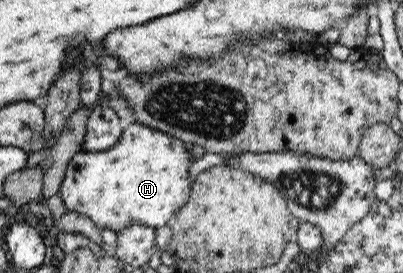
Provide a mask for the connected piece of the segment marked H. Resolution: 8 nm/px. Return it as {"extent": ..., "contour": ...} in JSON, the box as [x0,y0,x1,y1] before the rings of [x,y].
{"extent":[60,123,196,232],"contour":[[[142,123],[129,125],[113,148],[101,152],[79,151],[66,165],[60,196],[67,210],[87,218],[100,231],[124,232],[126,228],[141,224],[150,228],[160,228],[168,224],[172,216],[190,196],[188,166],[196,159],[184,149],[184,143],[165,132],[153,129]]]}

